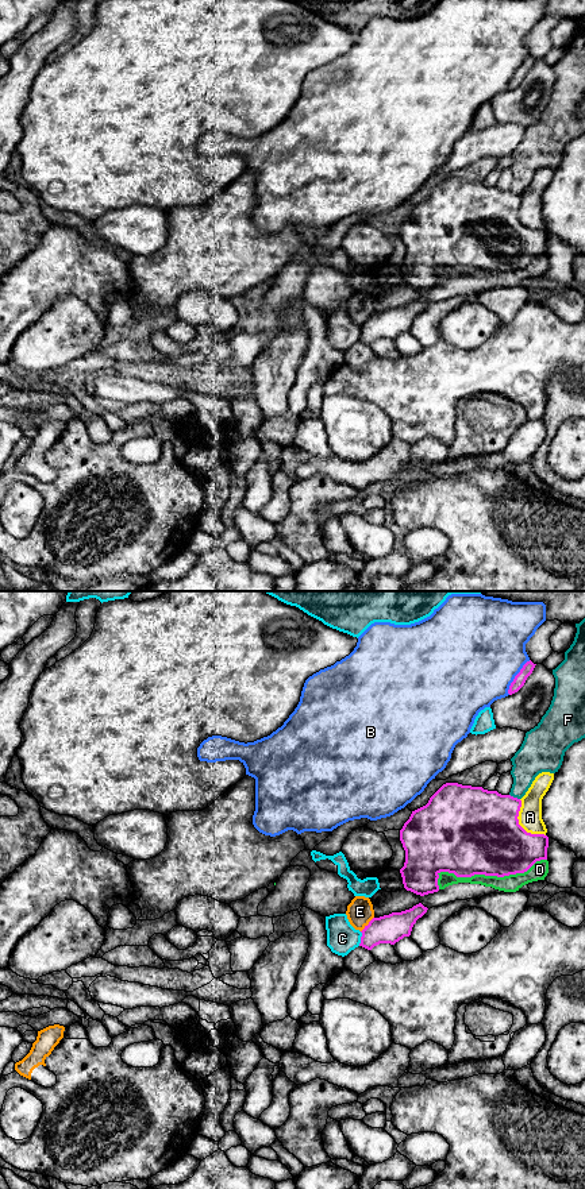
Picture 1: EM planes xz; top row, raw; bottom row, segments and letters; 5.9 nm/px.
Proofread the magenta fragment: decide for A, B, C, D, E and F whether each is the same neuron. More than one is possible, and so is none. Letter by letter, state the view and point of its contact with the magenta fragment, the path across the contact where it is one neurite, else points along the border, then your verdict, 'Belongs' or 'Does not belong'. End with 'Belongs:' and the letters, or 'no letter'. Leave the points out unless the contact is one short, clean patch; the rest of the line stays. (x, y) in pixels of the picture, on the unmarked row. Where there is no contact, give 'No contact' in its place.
A: Touches magenta at xz (519, 220). Does not belong
B: Touches magenta at xz (515, 72). Does not belong
C: Touches magenta at xz (361, 334). Does not belong
D: Touches magenta at xz (487, 270). Does not belong
E: Touches magenta at xz (368, 320). Boundary: xz (373, 312), (361, 327). Does not belong
F: Touches magenta at xz (515, 193). Does not belong
Belongs: no letter

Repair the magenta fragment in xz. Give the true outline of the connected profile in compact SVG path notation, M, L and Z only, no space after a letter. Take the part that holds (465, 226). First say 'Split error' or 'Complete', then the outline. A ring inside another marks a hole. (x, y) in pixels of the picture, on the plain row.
Complete. M443 179L428 198L412 206L400 225L405 258L400 265L407 286L424 292L439 286L440 267L457 273L474 270L504 273L527 267L536 256L547 255L549 232L527 228L519 220L522 196L482 182Z

